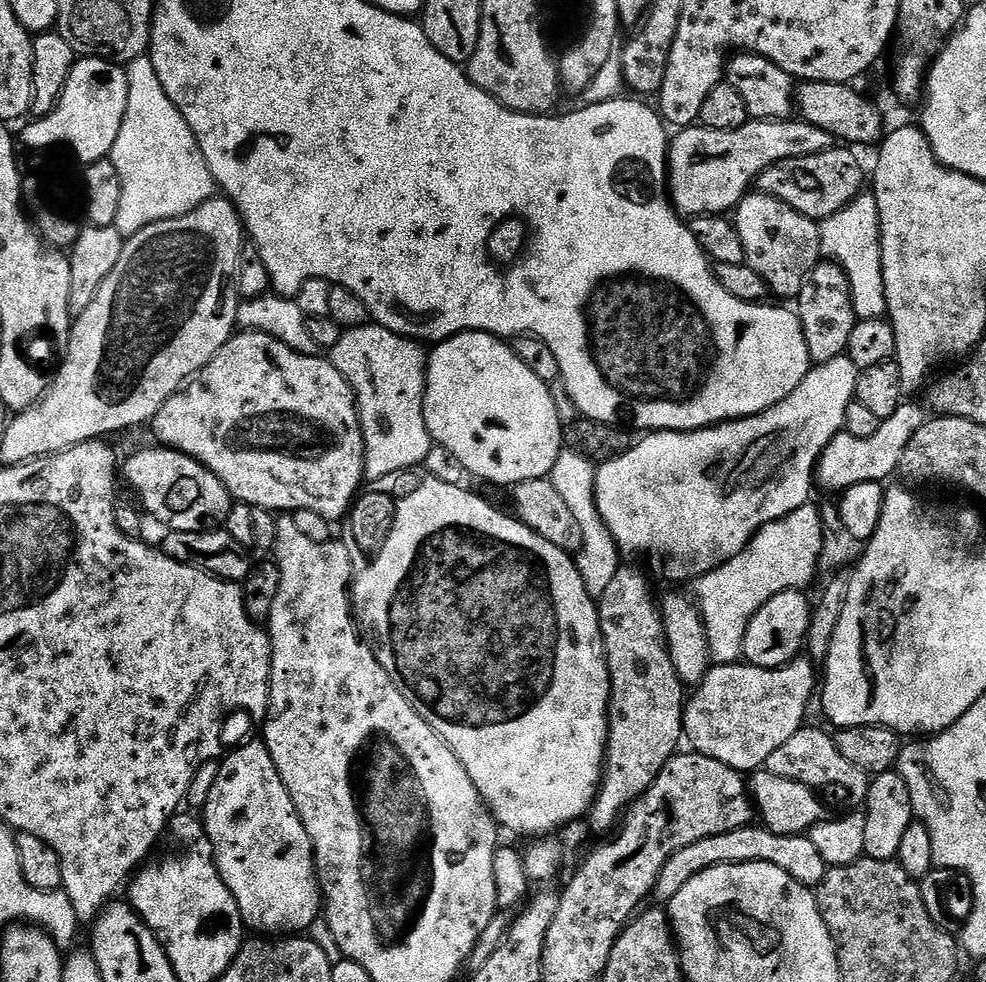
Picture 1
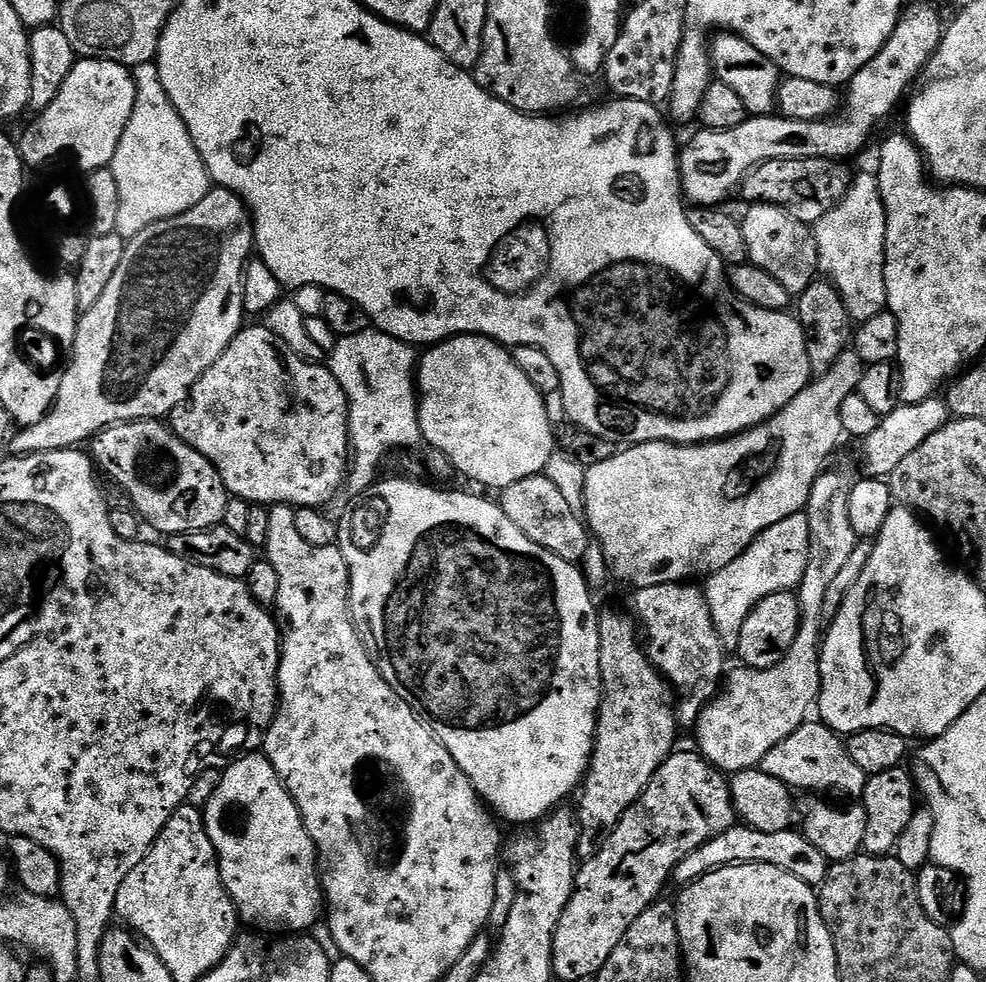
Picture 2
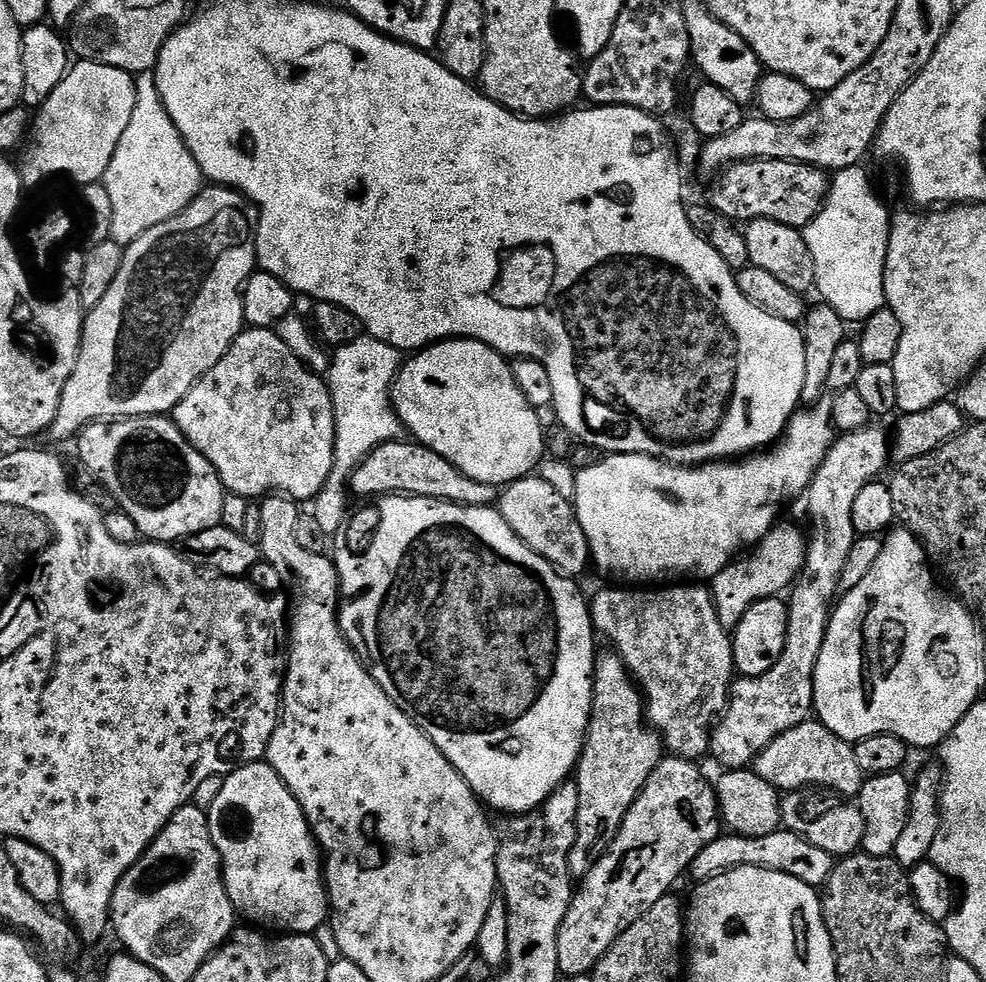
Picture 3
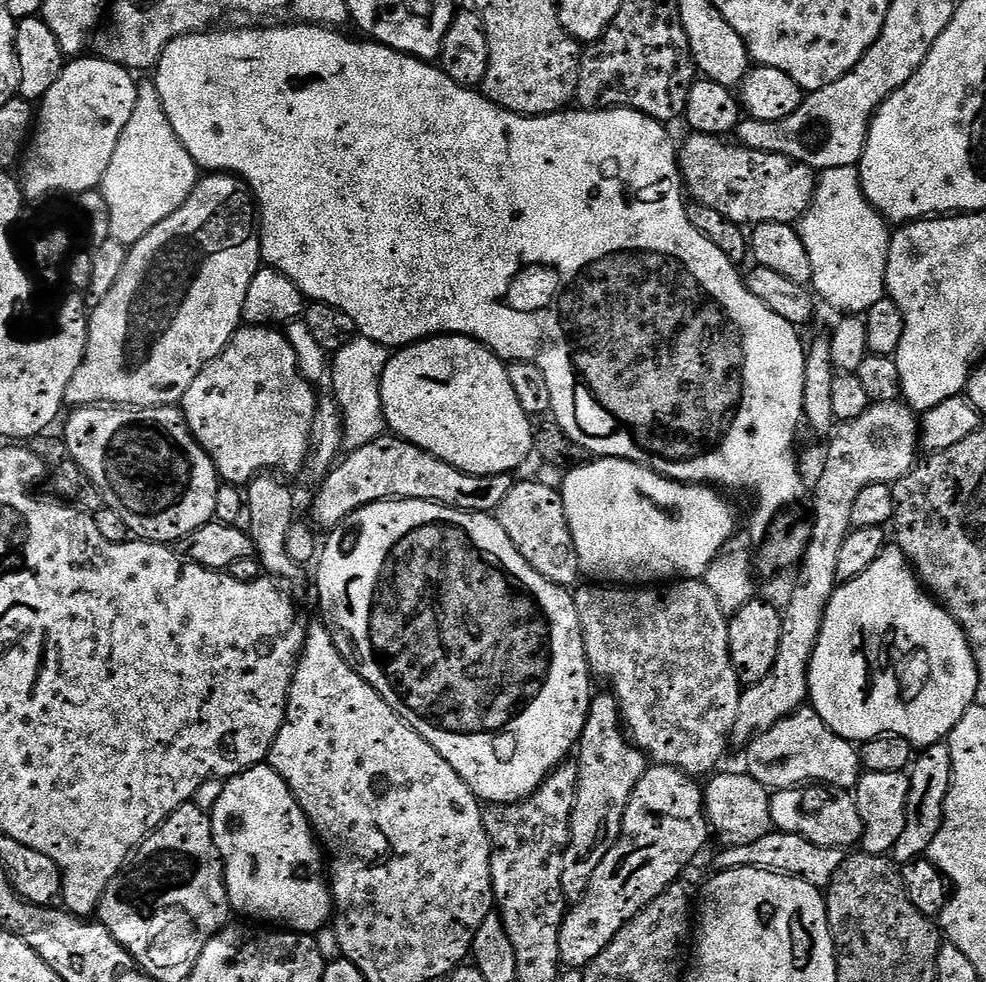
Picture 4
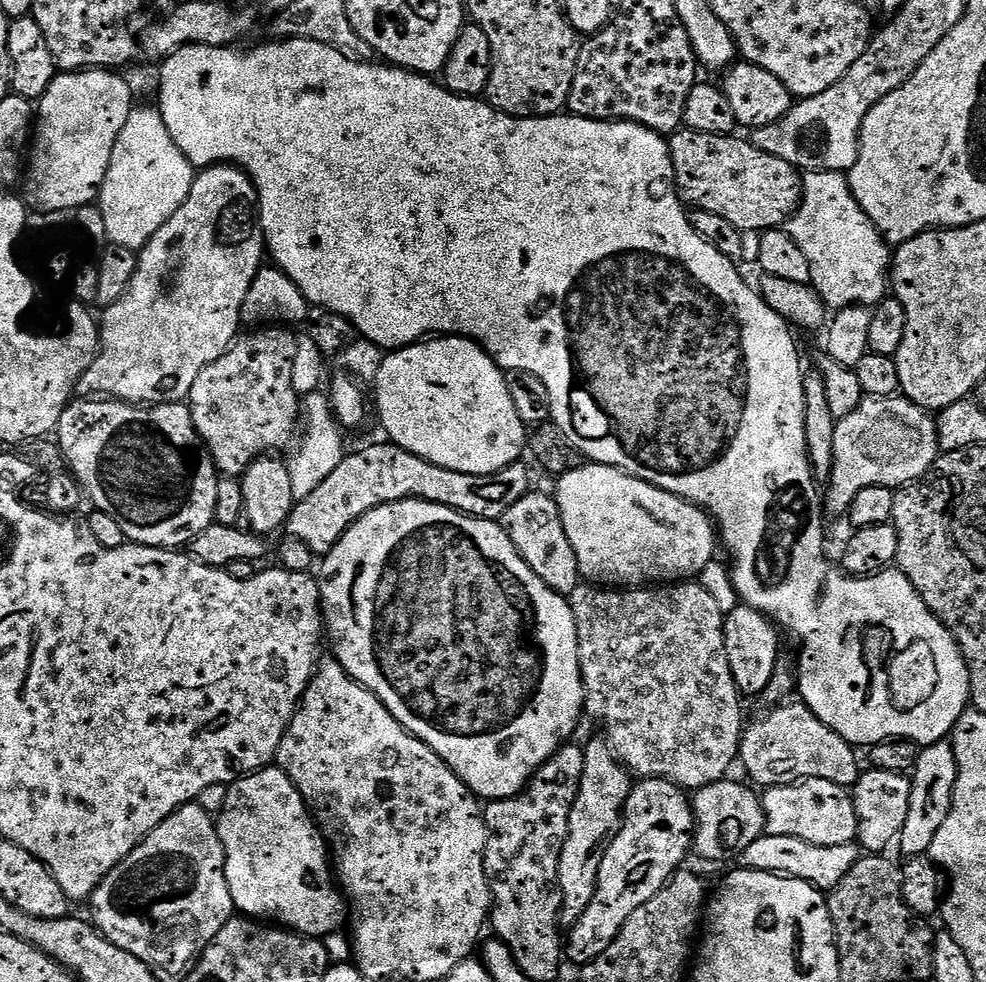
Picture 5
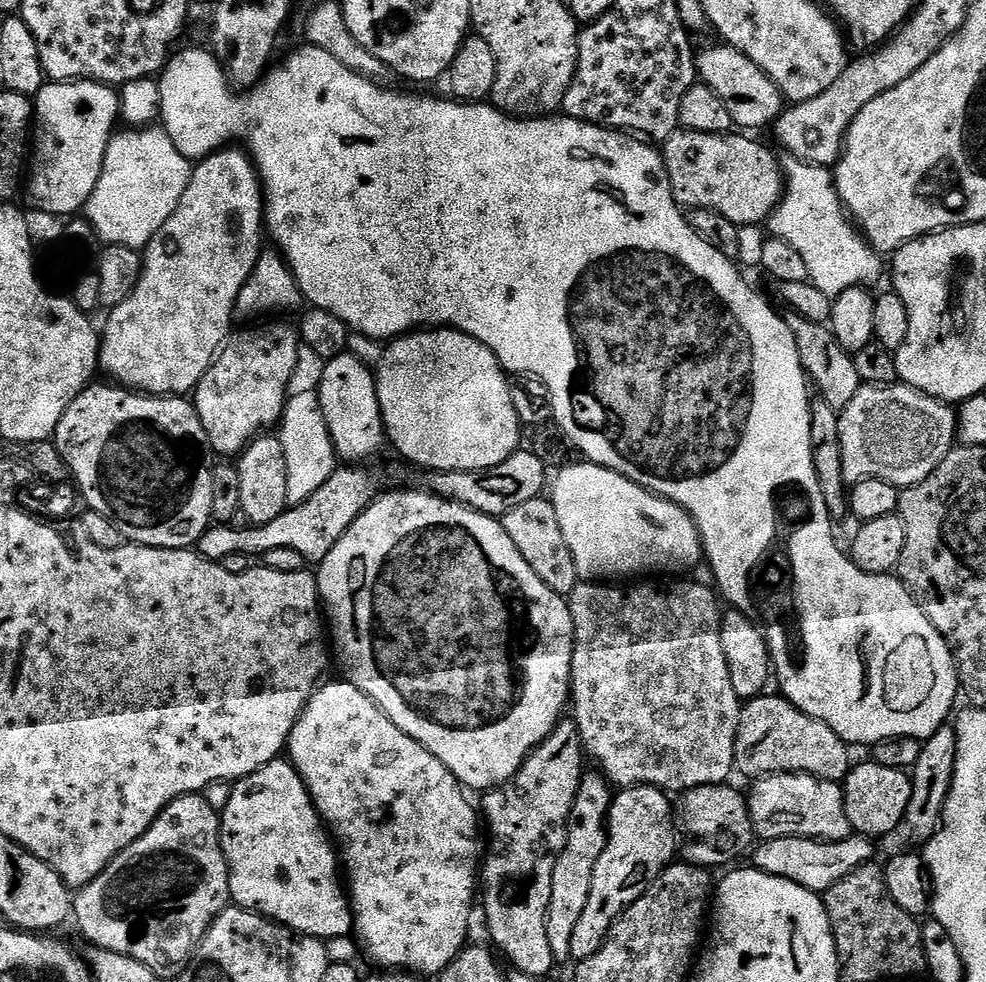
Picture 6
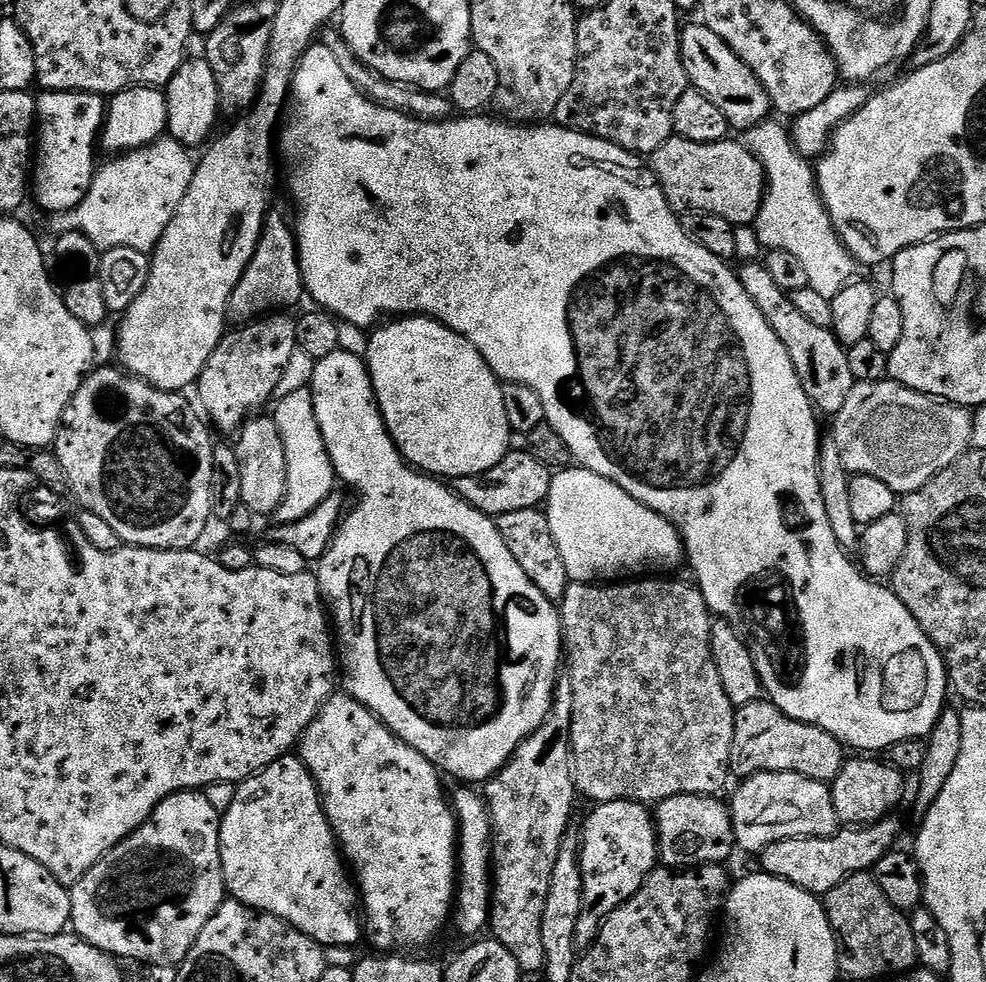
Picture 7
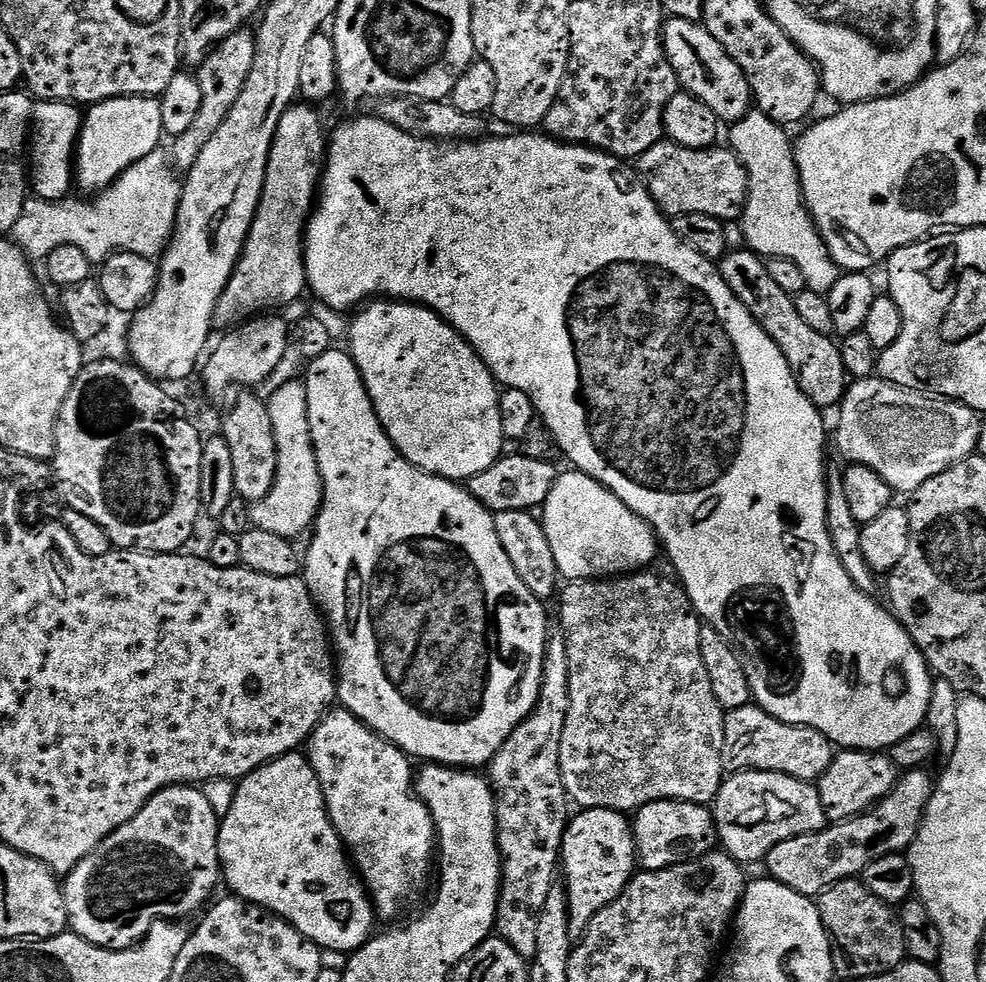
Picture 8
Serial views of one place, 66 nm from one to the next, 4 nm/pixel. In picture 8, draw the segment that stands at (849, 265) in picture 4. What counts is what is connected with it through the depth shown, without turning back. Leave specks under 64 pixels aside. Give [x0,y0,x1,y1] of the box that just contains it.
[727,110,842,294]

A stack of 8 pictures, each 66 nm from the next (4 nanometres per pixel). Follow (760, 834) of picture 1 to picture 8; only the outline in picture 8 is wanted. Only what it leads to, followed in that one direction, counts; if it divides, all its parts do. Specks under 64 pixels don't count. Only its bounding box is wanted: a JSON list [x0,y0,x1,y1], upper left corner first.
[766,770,934,898]

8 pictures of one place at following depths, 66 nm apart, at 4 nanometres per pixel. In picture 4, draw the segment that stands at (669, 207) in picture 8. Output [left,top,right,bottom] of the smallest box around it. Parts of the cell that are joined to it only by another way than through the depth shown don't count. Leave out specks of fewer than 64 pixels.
[678,134,817,226]

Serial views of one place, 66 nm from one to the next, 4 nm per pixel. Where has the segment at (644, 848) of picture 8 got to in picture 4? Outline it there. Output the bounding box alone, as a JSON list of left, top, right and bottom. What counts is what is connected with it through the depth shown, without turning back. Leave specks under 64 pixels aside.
[703,770,773,848]

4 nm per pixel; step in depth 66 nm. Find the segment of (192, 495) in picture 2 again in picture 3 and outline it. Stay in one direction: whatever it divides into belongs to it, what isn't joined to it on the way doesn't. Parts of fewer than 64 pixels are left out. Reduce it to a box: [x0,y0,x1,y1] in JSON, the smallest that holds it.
[78,415,226,542]

